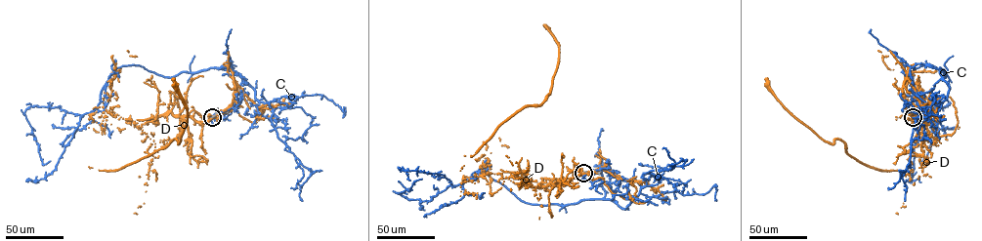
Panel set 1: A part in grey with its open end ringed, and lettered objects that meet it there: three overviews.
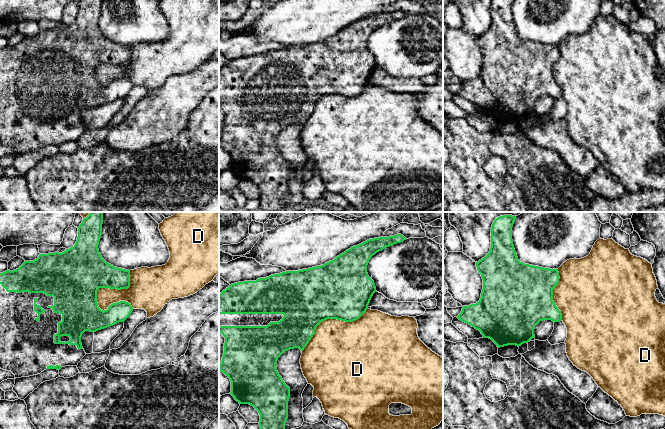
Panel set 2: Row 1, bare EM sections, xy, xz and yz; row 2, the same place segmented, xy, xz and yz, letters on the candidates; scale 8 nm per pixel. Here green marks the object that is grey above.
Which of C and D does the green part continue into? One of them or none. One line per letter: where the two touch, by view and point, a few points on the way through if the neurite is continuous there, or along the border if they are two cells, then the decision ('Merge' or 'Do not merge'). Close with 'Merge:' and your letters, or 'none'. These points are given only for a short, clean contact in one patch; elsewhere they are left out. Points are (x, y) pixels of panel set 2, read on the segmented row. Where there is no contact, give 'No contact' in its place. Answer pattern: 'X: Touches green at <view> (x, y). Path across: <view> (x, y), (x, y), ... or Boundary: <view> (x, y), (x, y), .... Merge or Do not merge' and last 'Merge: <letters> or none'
C: No contact. Do not merge
D: Touches green at xy (110, 288). Do not merge
Merge: none

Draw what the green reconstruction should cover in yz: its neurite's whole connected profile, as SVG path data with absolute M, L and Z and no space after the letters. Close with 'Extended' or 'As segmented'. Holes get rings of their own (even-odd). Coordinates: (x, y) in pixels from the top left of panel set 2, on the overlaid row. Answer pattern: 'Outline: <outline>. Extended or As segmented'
Outline: M516 216L496 218L491 227L489 253L476 262L483 279L481 298L476 304L463 306L457 318L479 330L483 338L491 339L498 348L521 346L535 338L535 326L543 320L560 322L561 311L553 301L553 289L559 283L558 269L525 264L518 260L512 240L512 227Z. As segmented

